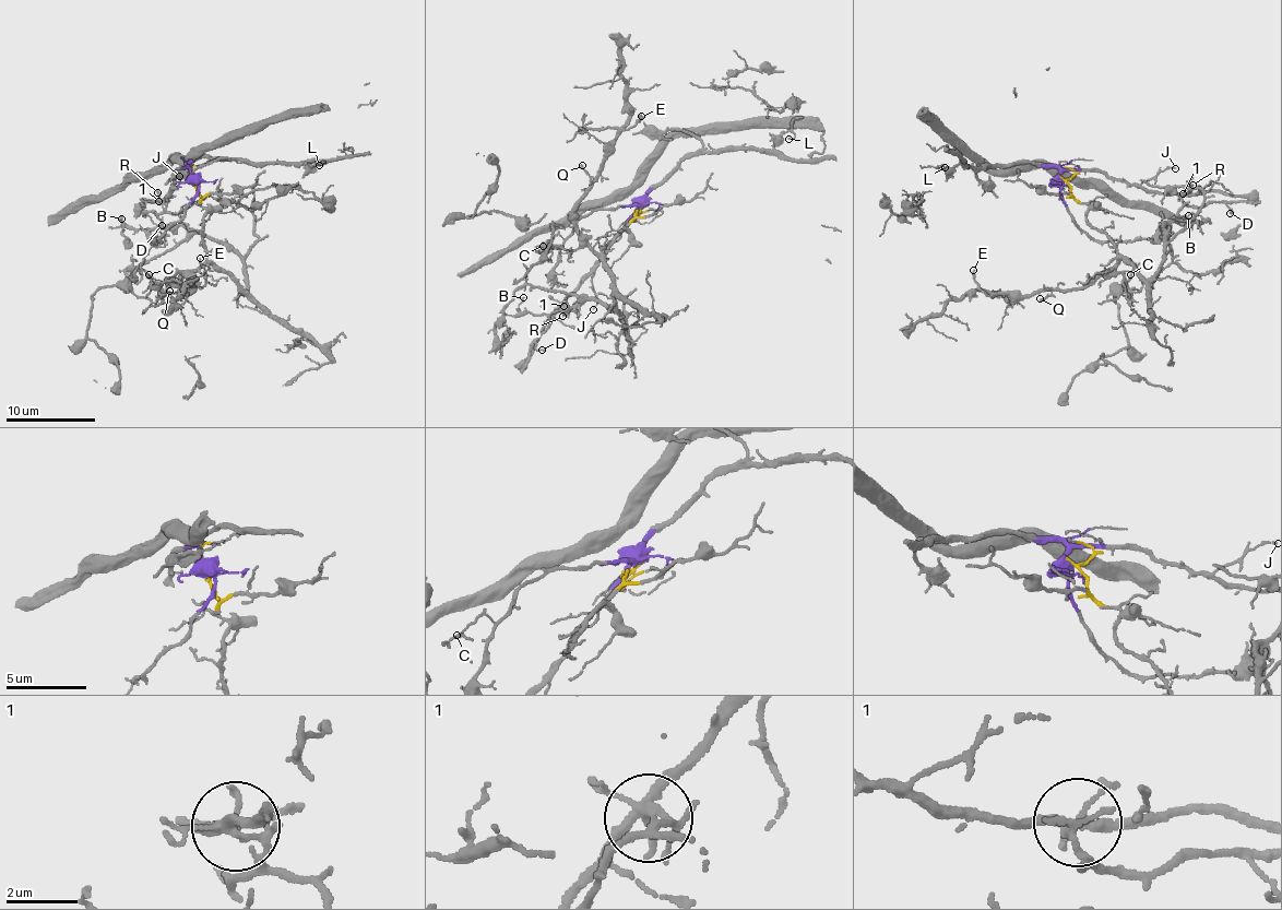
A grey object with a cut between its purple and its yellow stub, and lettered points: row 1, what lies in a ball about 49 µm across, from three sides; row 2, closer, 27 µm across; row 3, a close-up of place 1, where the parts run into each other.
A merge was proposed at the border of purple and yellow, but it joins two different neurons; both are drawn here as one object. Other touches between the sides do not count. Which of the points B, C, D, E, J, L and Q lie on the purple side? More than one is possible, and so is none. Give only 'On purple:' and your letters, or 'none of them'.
On purple: J, L

